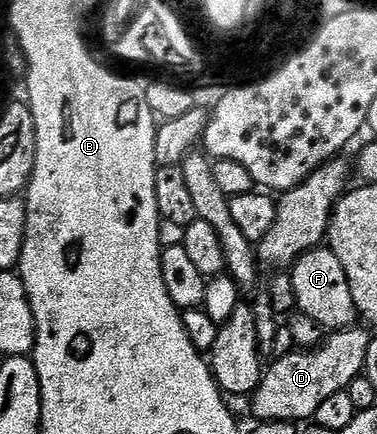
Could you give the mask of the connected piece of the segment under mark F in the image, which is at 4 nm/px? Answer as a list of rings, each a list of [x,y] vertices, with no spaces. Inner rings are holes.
[[[319,246],[305,252],[292,265],[295,302],[297,311],[303,312],[314,324],[319,324],[325,330],[341,330],[355,327],[360,313],[354,304],[350,283],[346,277],[340,258],[329,246]]]

